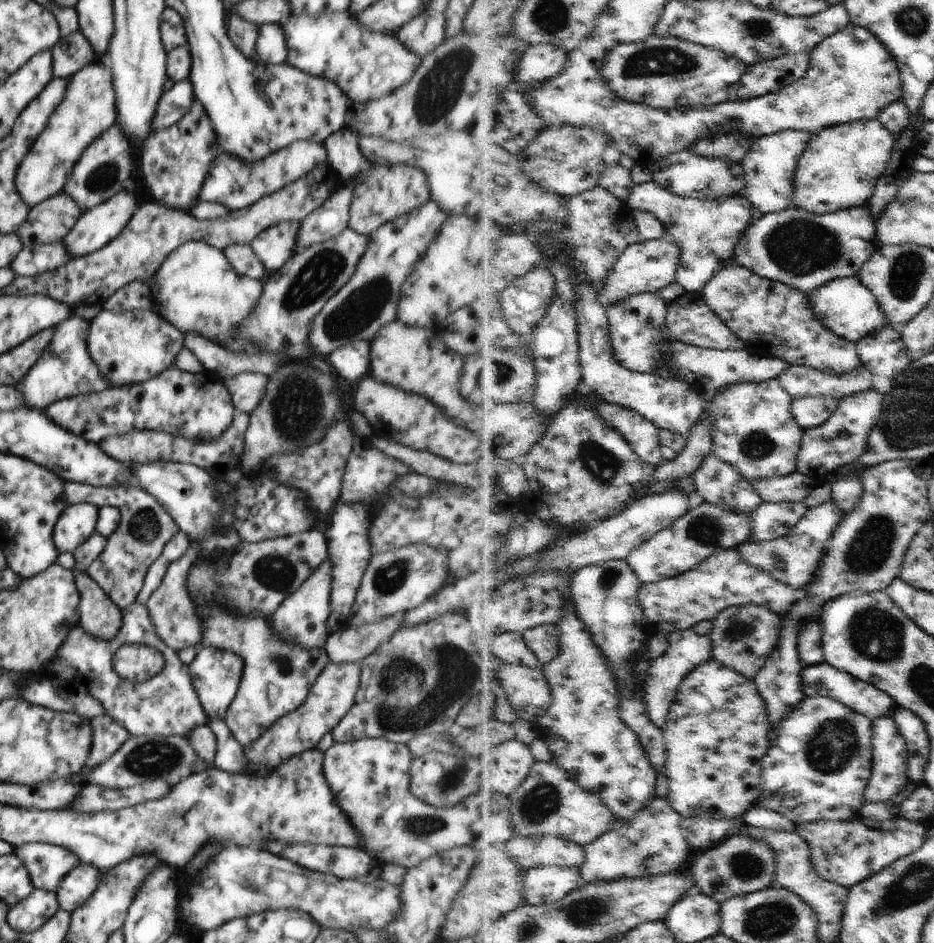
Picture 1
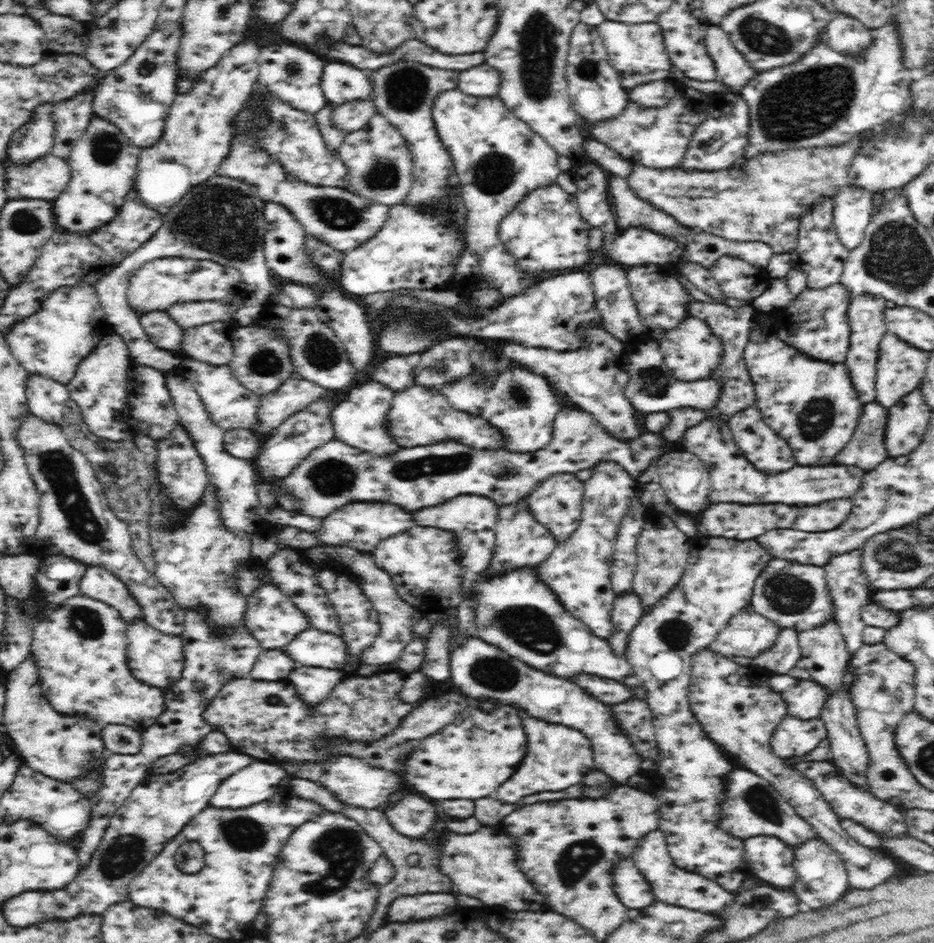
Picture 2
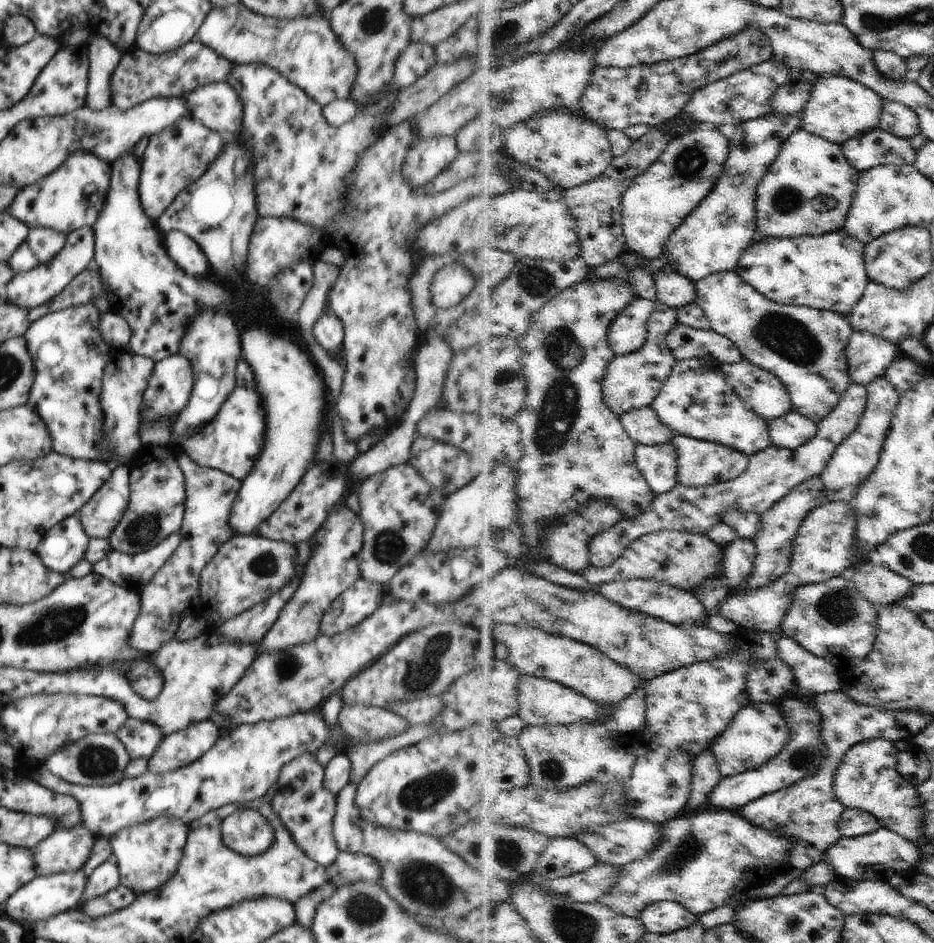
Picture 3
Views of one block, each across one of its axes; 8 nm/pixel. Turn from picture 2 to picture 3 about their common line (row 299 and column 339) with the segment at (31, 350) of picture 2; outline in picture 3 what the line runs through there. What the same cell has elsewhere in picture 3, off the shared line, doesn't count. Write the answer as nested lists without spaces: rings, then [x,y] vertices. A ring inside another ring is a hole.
[[[241,3],[212,8],[198,30],[196,40],[234,64],[276,68],[320,106],[350,98],[357,67],[353,57],[348,56],[335,38],[328,16],[323,14],[287,20],[254,13]]]

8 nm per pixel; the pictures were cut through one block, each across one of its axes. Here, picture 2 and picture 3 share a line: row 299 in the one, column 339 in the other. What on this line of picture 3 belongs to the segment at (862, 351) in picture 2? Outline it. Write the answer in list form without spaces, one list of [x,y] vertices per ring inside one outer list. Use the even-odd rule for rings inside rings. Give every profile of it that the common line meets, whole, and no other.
[[[340,851],[336,861],[326,869],[326,873],[329,880],[338,886],[359,881],[379,883],[382,870],[380,864],[369,855]]]

